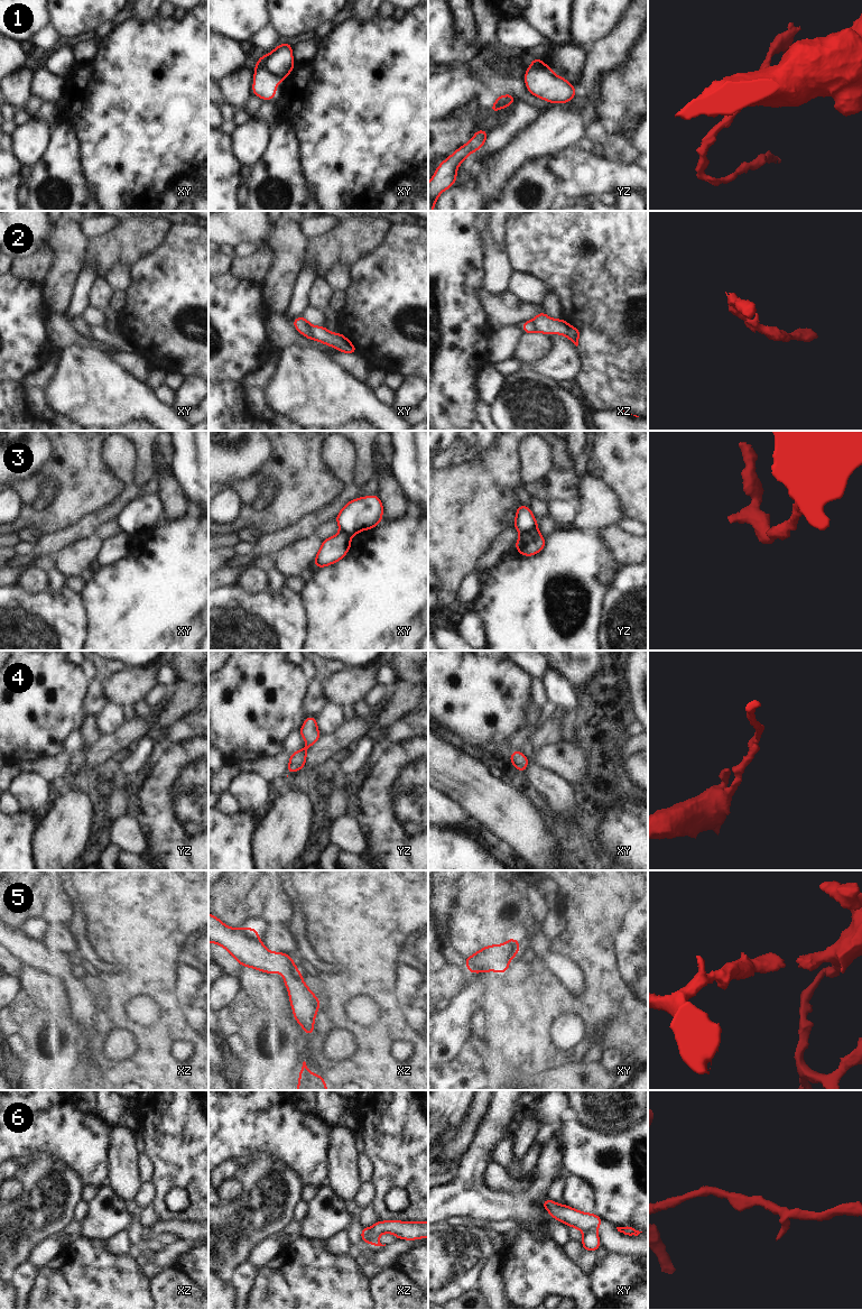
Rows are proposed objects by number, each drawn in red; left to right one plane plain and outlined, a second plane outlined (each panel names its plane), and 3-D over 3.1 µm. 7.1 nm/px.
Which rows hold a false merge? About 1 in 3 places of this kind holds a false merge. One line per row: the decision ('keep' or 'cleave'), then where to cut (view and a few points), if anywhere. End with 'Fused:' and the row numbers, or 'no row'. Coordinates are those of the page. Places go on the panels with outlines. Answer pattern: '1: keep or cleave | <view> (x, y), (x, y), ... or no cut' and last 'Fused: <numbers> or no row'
1: cleave | xy (258, 62), (277, 83)
2: cleave | xy (312, 326), (315, 338)
3: cleave | yz (537, 528), (533, 528), (521, 535)
4: keep | no cut
5: keep | no cut
6: cleave | xz (369, 1228), (369, 1237), (372, 1241)
Fused: 1, 2, 3, 6

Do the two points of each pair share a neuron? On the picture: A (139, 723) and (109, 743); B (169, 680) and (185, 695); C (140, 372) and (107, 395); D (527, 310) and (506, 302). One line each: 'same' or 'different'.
A: same
B: different
C: different
D: same

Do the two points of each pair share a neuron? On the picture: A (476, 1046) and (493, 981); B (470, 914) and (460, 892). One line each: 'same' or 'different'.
A: different
B: different

